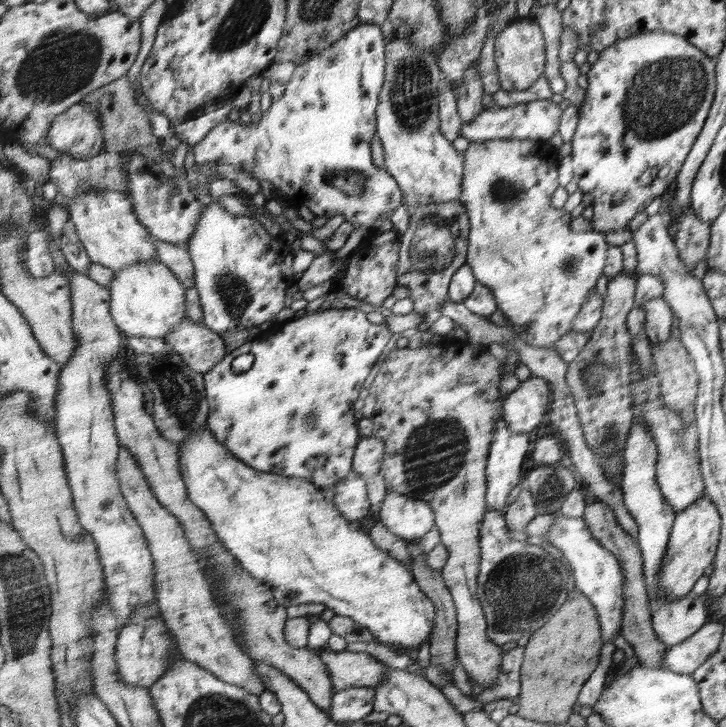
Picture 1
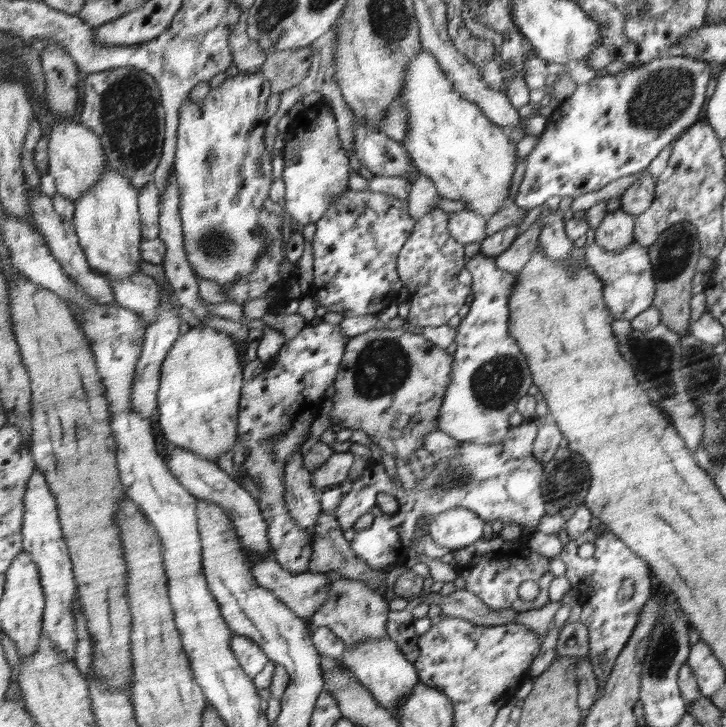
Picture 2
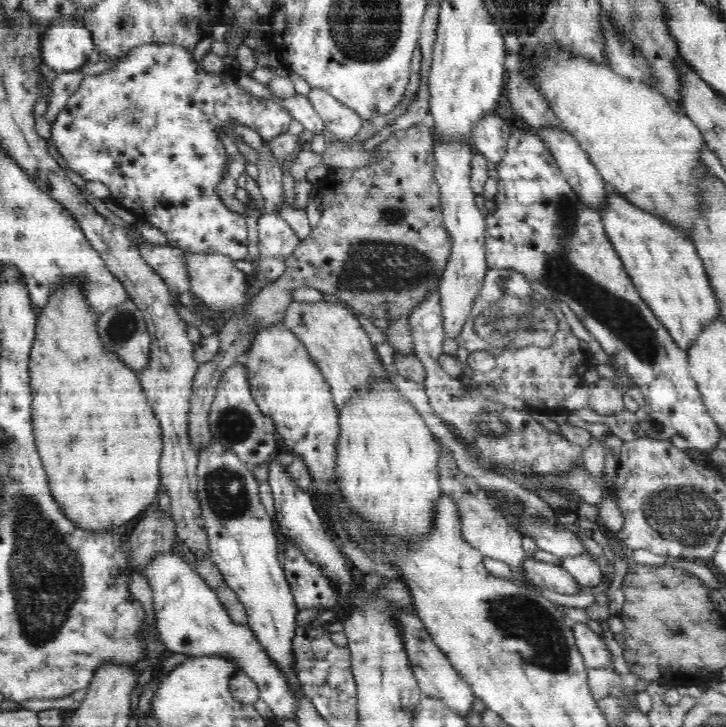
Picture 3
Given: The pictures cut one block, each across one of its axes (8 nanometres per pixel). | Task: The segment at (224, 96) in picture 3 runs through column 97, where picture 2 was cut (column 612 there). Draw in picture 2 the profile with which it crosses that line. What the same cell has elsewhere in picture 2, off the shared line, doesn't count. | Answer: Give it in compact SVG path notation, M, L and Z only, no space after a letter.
M672 53L632 65L632 68L618 74L604 73L588 84L577 85L576 90L558 105L552 116L552 124L548 124L534 150L525 157L526 169L516 196L516 206L529 211L540 204L544 205L552 196L576 198L600 190L618 178L646 169L666 146L676 142L688 127L698 122L706 102L710 70L710 62Z

